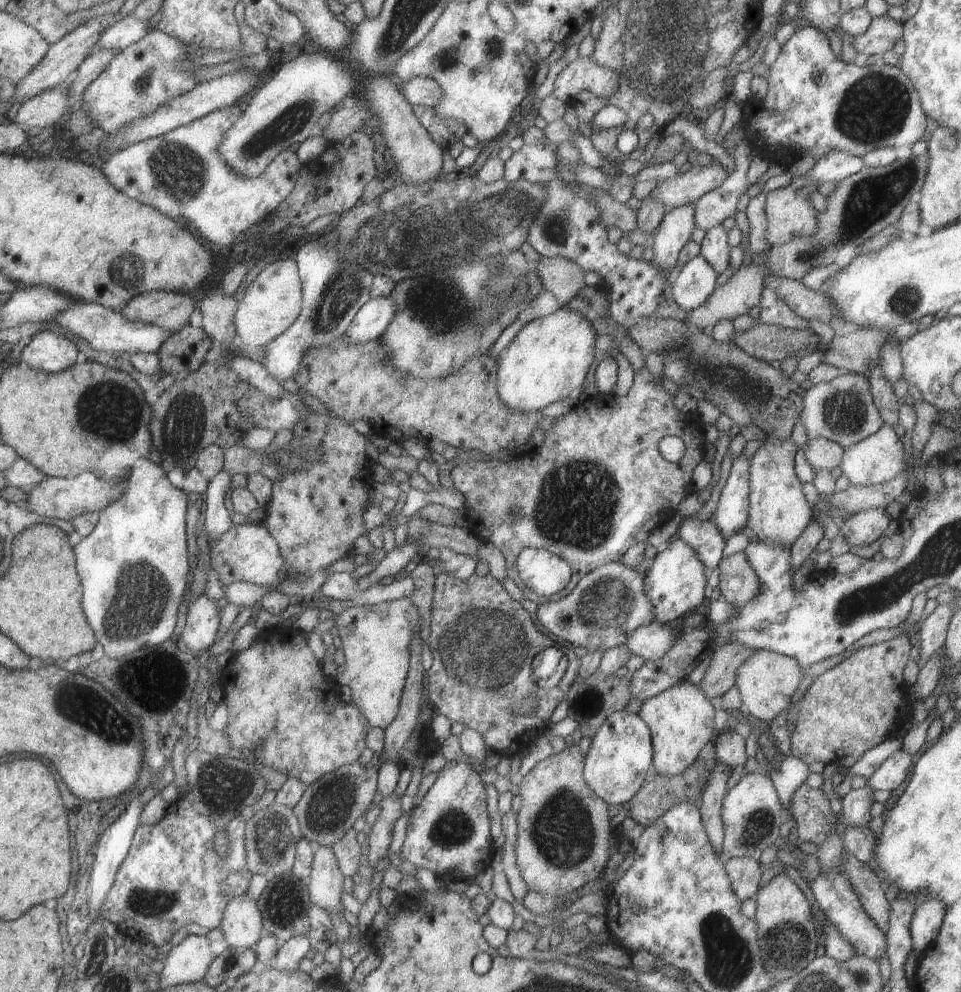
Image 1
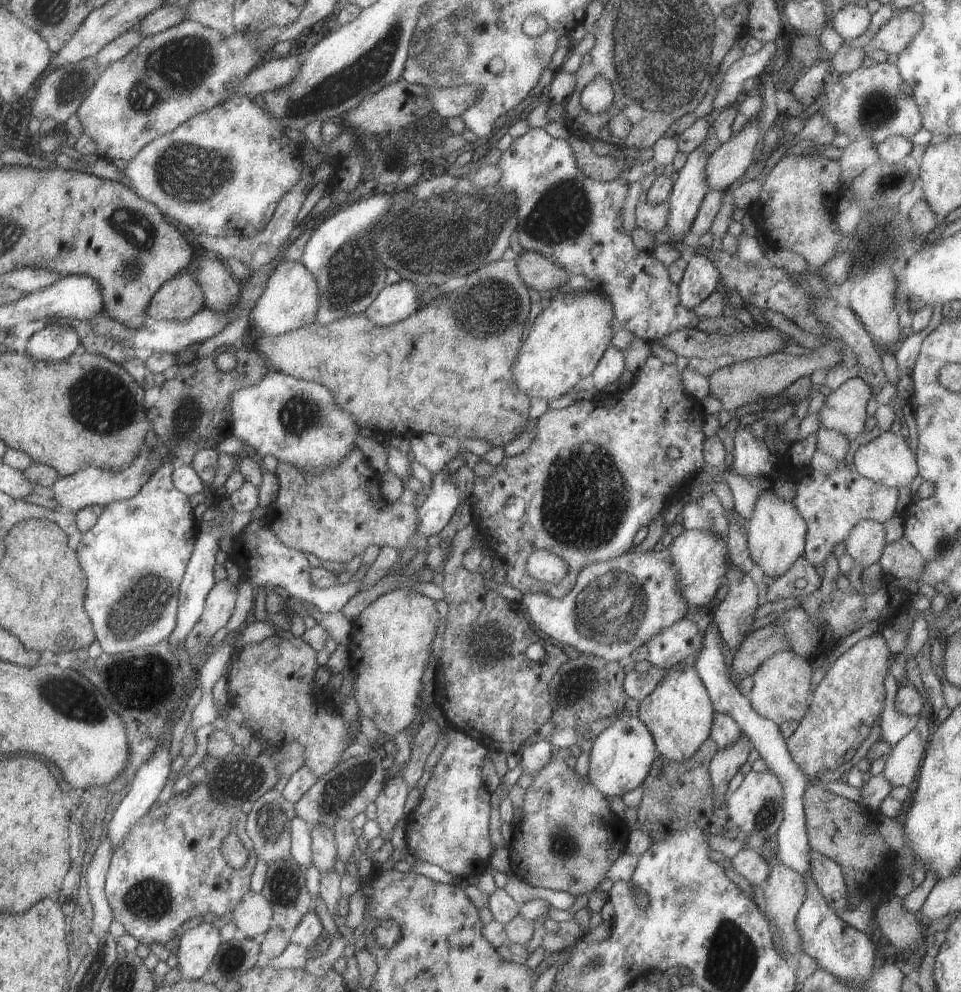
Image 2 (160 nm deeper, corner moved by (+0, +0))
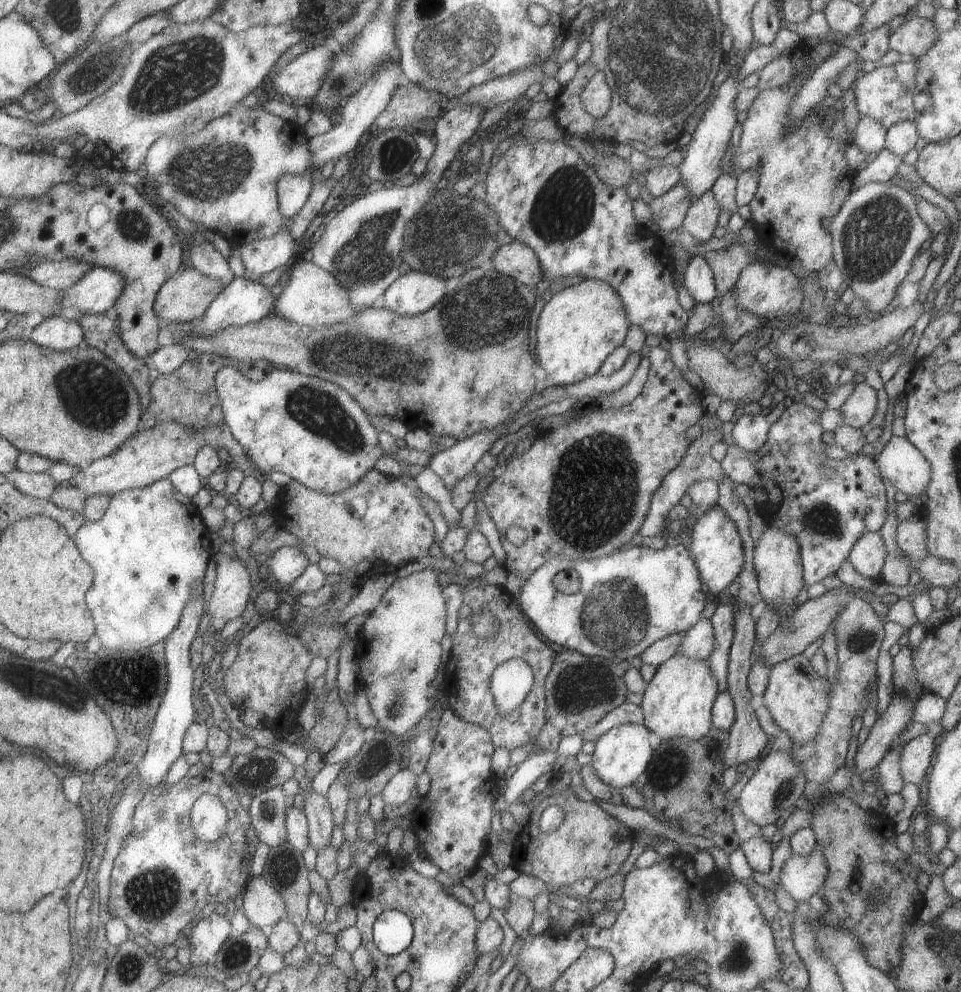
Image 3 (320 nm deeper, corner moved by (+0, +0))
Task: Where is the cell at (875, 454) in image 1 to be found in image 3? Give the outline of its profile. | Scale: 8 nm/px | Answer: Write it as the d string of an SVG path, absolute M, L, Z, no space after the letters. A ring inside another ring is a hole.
M891 435L879 454L874 453L876 467L883 479L891 482L896 490L903 492L910 499L923 494L931 480L931 469L927 459L905 437Z

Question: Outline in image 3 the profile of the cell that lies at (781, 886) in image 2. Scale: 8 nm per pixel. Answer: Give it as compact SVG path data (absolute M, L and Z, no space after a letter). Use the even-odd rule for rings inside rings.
M819 843L808 855L791 853L780 868L780 884L795 902L808 901L823 886L828 866Z

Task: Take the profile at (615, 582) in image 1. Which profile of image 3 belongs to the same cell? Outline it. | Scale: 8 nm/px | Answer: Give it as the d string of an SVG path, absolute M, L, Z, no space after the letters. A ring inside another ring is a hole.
M681 544L672 548L665 546L661 550L636 545L594 559L566 561L548 558L524 580L521 595L517 599L526 620L543 640L547 638L563 649L571 649L588 657L628 662L655 641L691 628L702 618L706 601L694 560ZM566 569L576 571L580 578L579 590L568 595L560 593L553 583L554 575Z

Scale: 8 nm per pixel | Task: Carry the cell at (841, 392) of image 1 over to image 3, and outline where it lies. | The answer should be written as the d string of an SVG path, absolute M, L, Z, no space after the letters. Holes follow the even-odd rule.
M867 383L856 384L852 394L839 408L843 415L843 424L861 428L873 418L877 404L875 391Z

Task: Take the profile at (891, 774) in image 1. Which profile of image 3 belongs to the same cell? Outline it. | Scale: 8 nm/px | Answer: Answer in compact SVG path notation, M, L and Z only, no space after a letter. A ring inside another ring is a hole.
M927 733L915 736L902 746L900 752L900 773L905 783L919 785L926 777L933 763L934 738Z

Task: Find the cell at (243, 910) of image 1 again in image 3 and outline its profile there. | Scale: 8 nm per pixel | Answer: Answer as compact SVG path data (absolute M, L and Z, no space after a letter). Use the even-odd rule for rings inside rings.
M261 875L249 876L242 891L242 912L250 926L263 930L270 929L277 921L286 918L283 899Z

